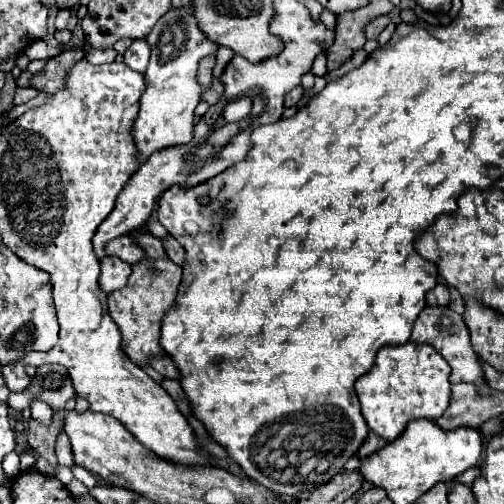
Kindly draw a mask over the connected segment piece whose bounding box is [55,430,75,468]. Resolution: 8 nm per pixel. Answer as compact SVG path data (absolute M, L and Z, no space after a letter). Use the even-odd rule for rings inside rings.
M61 430L61 434L59 434L59 438L57 438L57 448L55 448L55 452L57 452L59 466L71 468L71 466L75 464L75 462L73 462L73 454L71 454L71 444L67 442L67 436L63 434L63 430Z

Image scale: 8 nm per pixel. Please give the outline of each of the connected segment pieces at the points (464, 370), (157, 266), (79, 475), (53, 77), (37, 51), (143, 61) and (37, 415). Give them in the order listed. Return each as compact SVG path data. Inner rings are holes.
M427 306L415 326L413 326L413 332L411 332L411 342L415 344L429 344L433 346L451 366L451 384L457 384L457 382L469 382L469 384L475 384L475 386L485 386L487 380L483 376L483 368L481 368L481 360L479 356L475 354L475 350L471 348L471 338L469 338L469 328L463 320L463 316L455 310L449 310L449 306Z
M143 258L133 264L133 272L123 290L115 290L109 294L109 314L121 330L121 346L123 352L139 366L149 366L153 358L165 356L165 350L159 344L161 338L161 320L175 304L177 288L181 284L181 266L173 264L169 258L151 260Z
M75 466L75 468L73 468L73 476L75 476L79 482L83 482L87 488L93 488L93 486L95 486L95 476L93 476L89 470L85 470L85 468Z
M65 50L59 56L49 58L49 64L41 74L37 74L31 80L31 86L55 94L57 90L63 90L65 86L65 74L69 74L69 68L75 66L75 62L83 60L87 56L85 50Z
M35 40L25 48L25 54L29 60L37 60L37 58L49 58L49 48L45 40Z
M135 40L127 52L123 54L125 64L131 66L131 70L137 70L141 74L145 74L147 64L149 64L149 50L147 50L147 42L145 40Z
M34 399L30 406L31 416L35 420L39 420L41 424L51 424L51 416L53 416L53 410L49 406L45 406L45 402Z

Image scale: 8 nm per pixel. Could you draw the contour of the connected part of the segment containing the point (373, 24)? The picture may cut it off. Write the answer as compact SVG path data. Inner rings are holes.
M377 16L375 20L371 20L367 26L363 26L363 32L367 36L367 40L377 40L377 36L381 34L381 30L389 24L389 16Z

